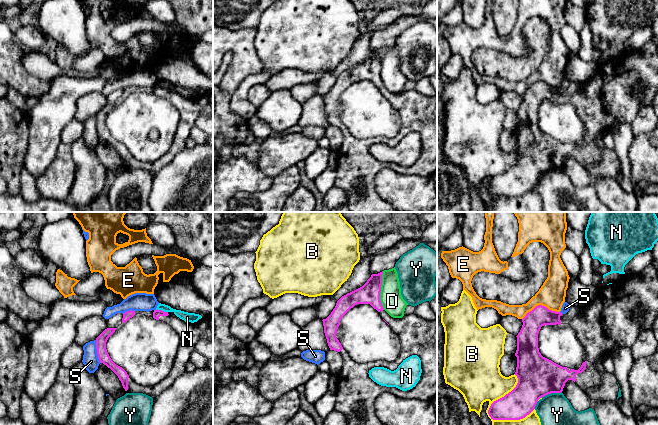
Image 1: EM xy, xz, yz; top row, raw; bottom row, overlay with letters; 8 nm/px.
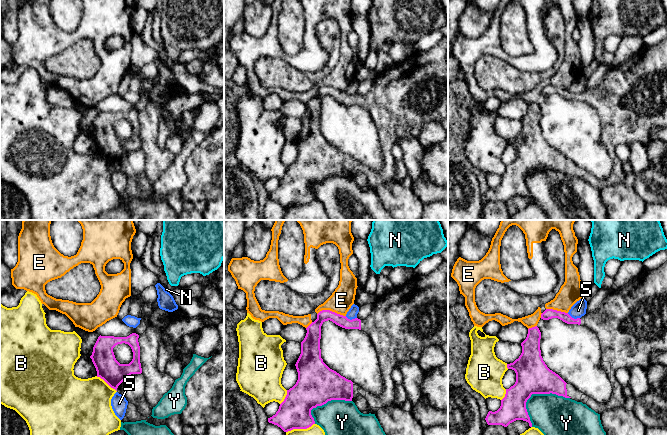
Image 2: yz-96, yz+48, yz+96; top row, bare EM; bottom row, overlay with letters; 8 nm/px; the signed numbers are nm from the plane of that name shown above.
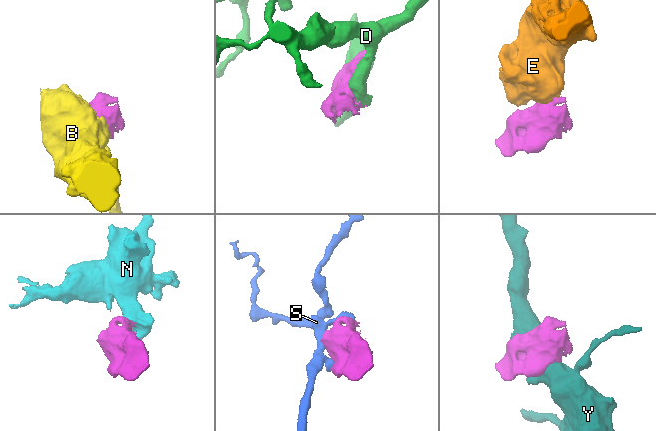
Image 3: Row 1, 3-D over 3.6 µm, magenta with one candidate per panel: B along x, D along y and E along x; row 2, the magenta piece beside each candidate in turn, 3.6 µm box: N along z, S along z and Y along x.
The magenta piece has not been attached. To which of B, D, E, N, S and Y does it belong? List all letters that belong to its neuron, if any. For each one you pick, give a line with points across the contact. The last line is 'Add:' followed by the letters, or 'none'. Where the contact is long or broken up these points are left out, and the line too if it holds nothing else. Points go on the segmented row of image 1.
Add: none

